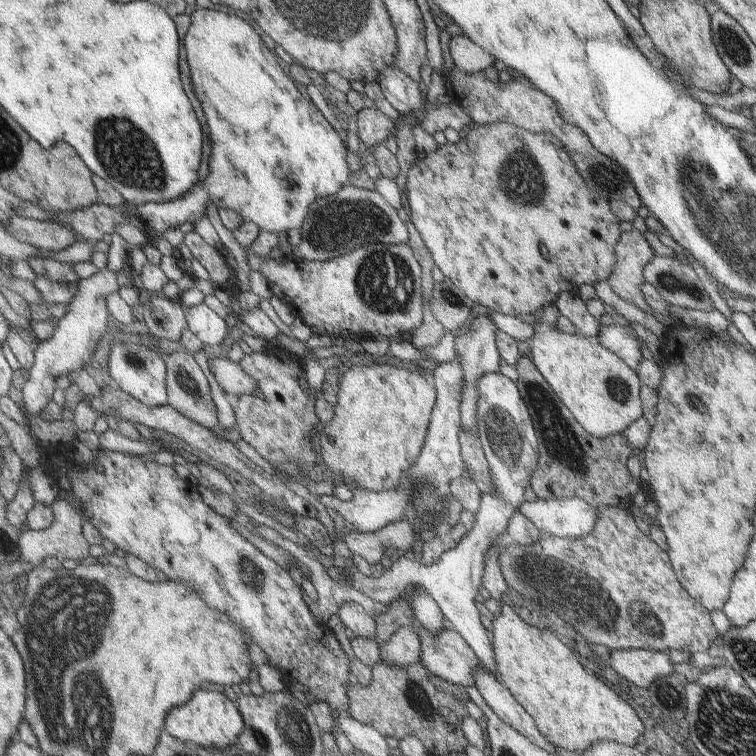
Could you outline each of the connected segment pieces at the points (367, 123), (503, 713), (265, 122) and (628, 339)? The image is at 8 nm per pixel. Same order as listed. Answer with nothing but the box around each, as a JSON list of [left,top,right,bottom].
[[355,105,392,147],[477,666,554,753],[139,9,349,234],[595,324,642,369]]

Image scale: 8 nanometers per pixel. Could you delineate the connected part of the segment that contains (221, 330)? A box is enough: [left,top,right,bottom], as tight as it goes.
[185,304,229,346]

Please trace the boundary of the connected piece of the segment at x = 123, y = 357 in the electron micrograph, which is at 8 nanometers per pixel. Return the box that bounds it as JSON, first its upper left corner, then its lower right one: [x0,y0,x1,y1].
[108,342,168,407]

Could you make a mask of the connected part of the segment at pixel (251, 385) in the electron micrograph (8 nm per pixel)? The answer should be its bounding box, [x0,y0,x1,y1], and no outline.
[210,357,258,398]

